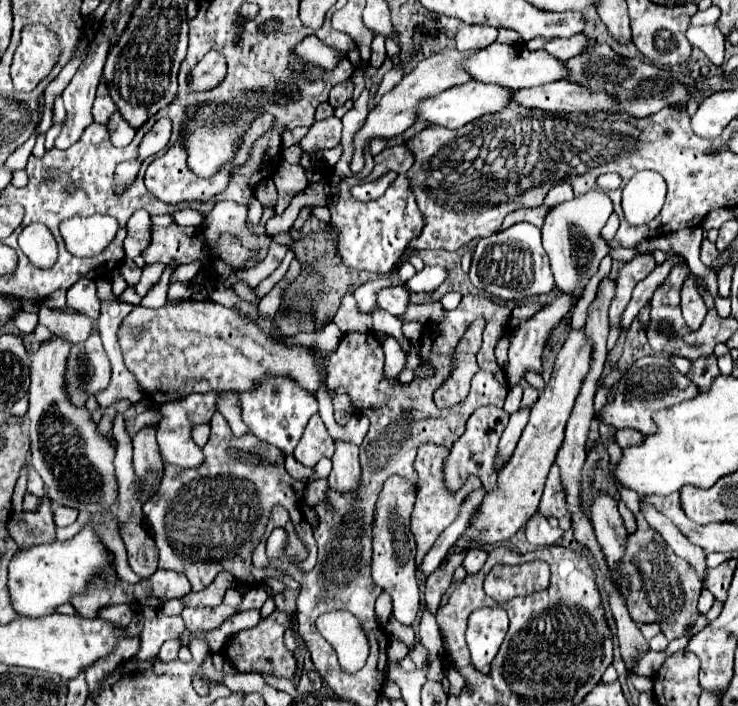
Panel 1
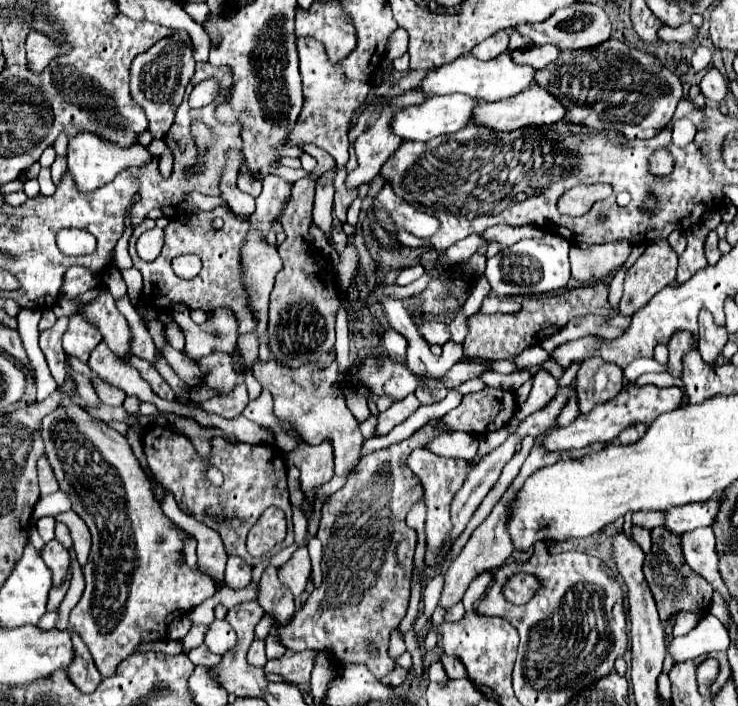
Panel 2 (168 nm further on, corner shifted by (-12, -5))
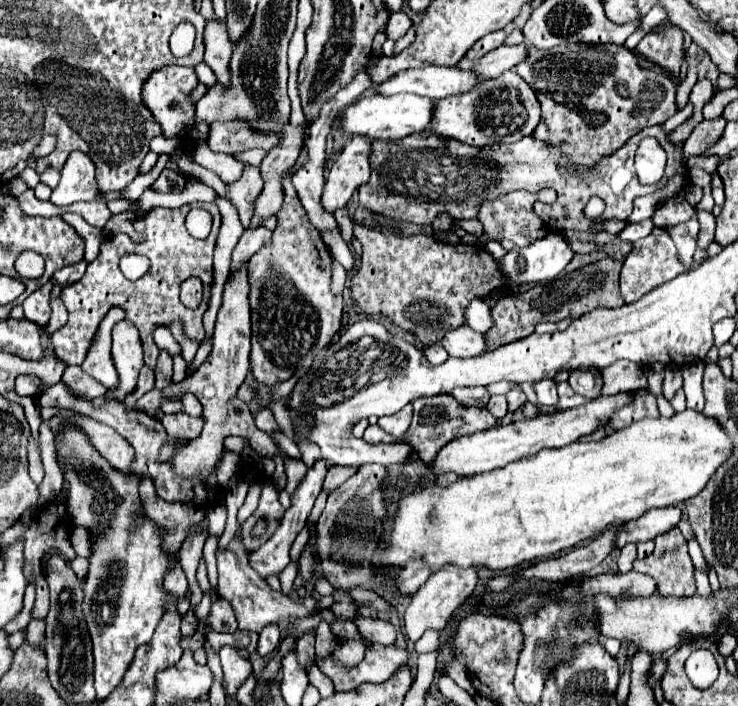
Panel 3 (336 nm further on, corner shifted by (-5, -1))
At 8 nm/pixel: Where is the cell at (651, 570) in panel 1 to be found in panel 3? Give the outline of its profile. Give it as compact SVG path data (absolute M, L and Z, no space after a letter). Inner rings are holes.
M677 527L655 537L655 551L645 559L635 559L633 571L651 575L657 581L655 593L661 597L691 597L695 593L695 569L687 553L687 541Z

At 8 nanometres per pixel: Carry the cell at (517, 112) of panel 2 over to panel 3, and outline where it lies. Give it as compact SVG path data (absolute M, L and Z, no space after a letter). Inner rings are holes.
M507 71L497 79L483 81L477 89L469 93L435 101L431 133L483 147L493 143L515 143L521 137L531 135L539 121L541 105L533 89L517 75L517 71Z

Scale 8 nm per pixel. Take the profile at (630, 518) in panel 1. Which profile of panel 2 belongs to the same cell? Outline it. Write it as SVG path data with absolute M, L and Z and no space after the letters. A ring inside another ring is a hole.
M632 529L632 537L634 537L634 541L642 547L642 551L644 551L644 553L648 553L648 551L650 551L650 547L652 547L650 531L644 531L644 529Z

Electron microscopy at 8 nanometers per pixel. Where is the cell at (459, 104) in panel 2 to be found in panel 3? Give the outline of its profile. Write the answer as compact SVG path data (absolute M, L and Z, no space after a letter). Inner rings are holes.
M399 93L391 97L365 95L357 103L349 105L341 115L341 127L351 135L367 135L371 139L405 139L409 133L421 133L429 129L429 117L433 117L433 99L417 97L411 93Z

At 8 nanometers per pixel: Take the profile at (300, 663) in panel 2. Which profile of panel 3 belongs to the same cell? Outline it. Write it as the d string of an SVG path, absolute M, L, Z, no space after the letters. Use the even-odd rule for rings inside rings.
M313 629L313 631L307 631L307 633L305 633L303 637L299 637L299 641L297 641L295 655L297 655L299 667L307 669L307 667L313 663L313 659L315 659L313 645L315 645L315 629Z

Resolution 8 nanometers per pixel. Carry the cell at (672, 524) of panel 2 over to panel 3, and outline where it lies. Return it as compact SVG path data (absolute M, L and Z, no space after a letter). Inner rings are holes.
M669 507L669 509L649 509L649 513L641 515L637 521L625 523L617 533L617 547L623 547L625 543L639 543L655 539L661 533L667 533L669 529L677 527L681 521L681 509Z

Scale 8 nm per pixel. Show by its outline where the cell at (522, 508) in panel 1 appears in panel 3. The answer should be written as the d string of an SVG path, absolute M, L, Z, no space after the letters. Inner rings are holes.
M445 565L445 569L435 571L423 587L413 595L407 611L405 611L405 633L411 641L417 641L427 629L443 629L447 625L447 619L451 613L465 603L465 599L475 591L479 575L479 569L453 569L451 565Z

